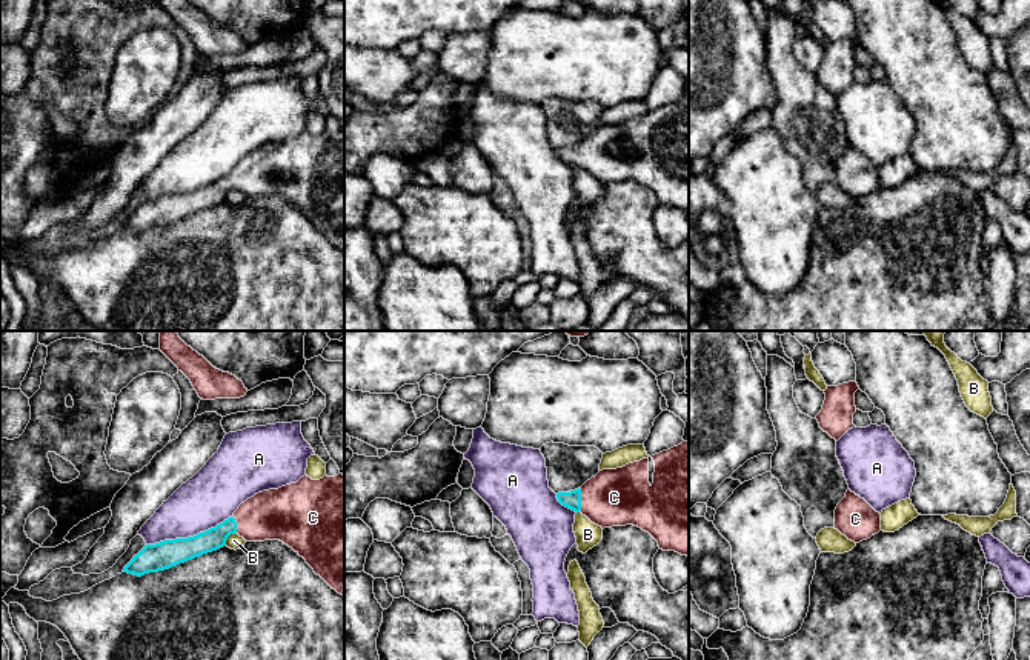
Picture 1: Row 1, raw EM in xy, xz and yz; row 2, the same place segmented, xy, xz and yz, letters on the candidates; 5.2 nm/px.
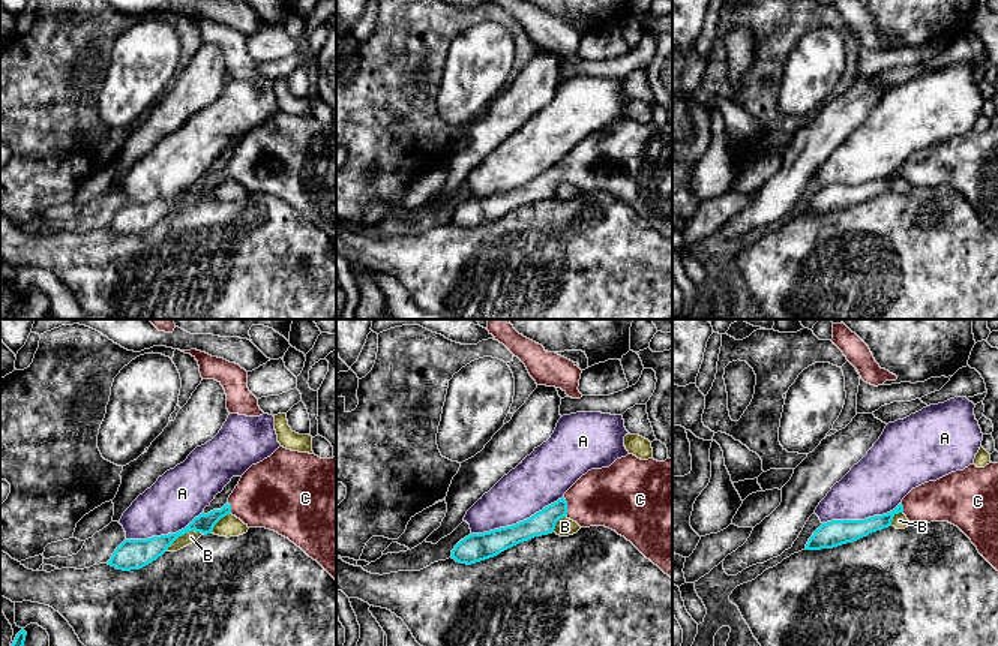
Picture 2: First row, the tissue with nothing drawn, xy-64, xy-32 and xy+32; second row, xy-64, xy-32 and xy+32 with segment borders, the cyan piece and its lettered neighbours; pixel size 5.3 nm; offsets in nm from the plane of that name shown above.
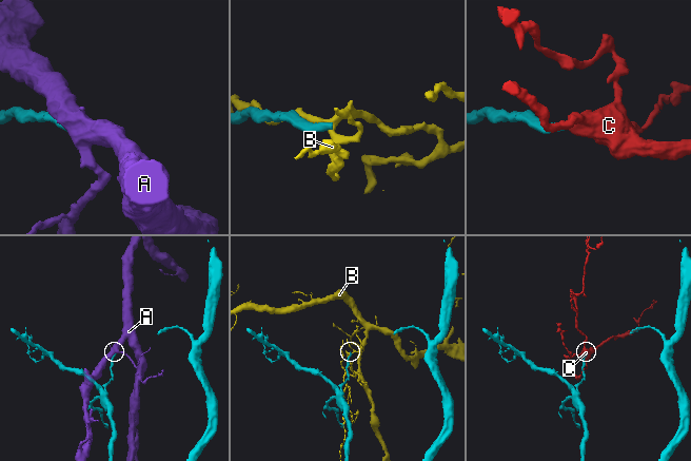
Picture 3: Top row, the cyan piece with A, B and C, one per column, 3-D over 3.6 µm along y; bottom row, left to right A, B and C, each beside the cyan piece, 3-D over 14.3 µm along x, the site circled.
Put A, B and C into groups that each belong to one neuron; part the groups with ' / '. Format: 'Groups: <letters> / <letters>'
Groups: A / B / C

